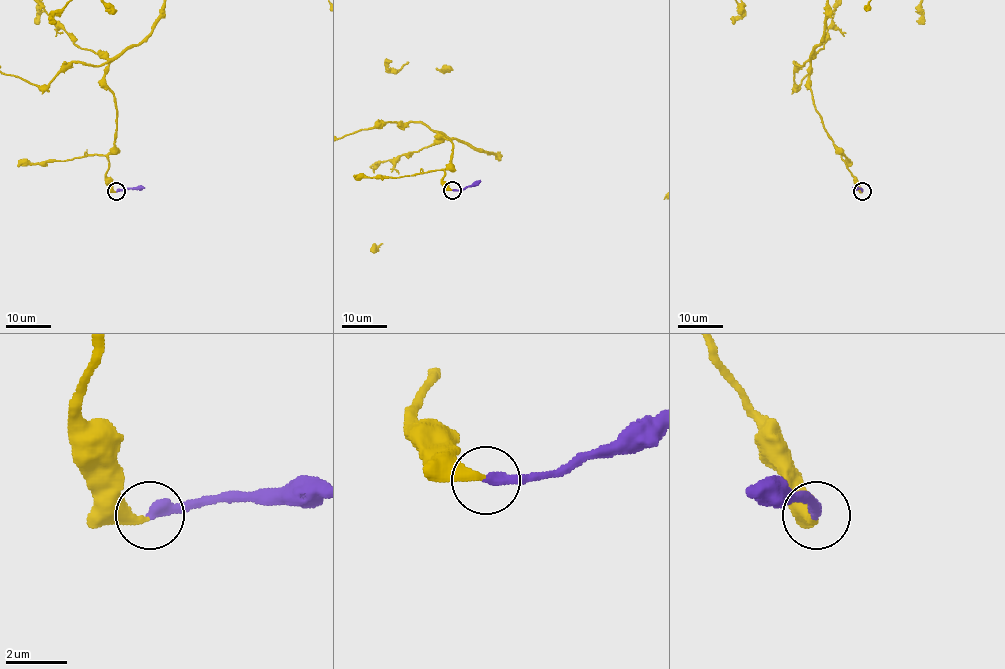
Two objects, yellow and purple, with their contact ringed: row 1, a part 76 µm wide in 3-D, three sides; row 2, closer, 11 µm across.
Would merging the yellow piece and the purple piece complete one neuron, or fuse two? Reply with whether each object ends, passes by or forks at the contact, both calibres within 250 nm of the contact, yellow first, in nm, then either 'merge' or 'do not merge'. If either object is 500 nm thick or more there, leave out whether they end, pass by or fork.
yellow ends | purple ends | 360/380 nm | merge

